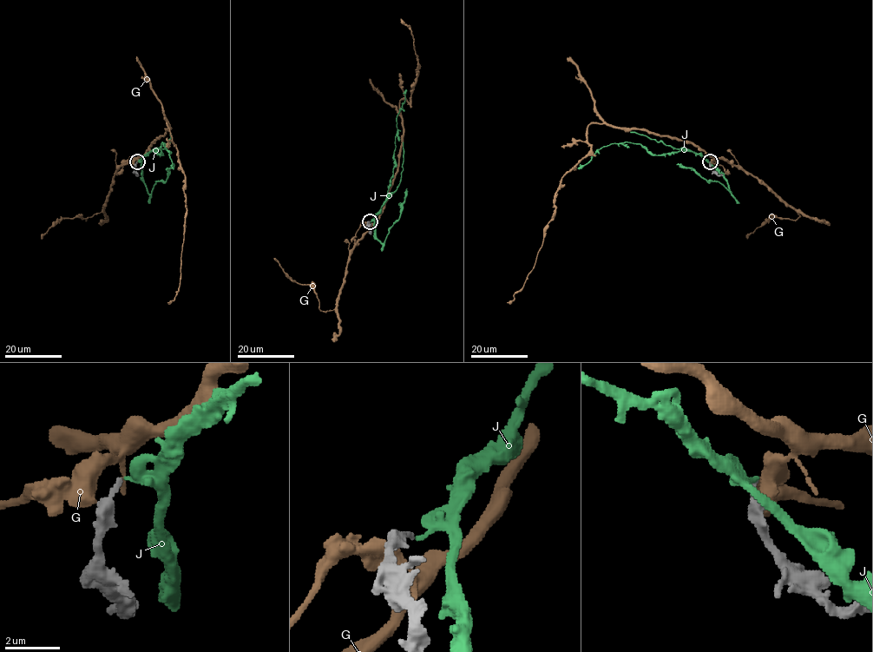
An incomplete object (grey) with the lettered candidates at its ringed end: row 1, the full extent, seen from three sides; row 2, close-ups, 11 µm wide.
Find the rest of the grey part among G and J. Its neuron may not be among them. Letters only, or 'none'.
J

